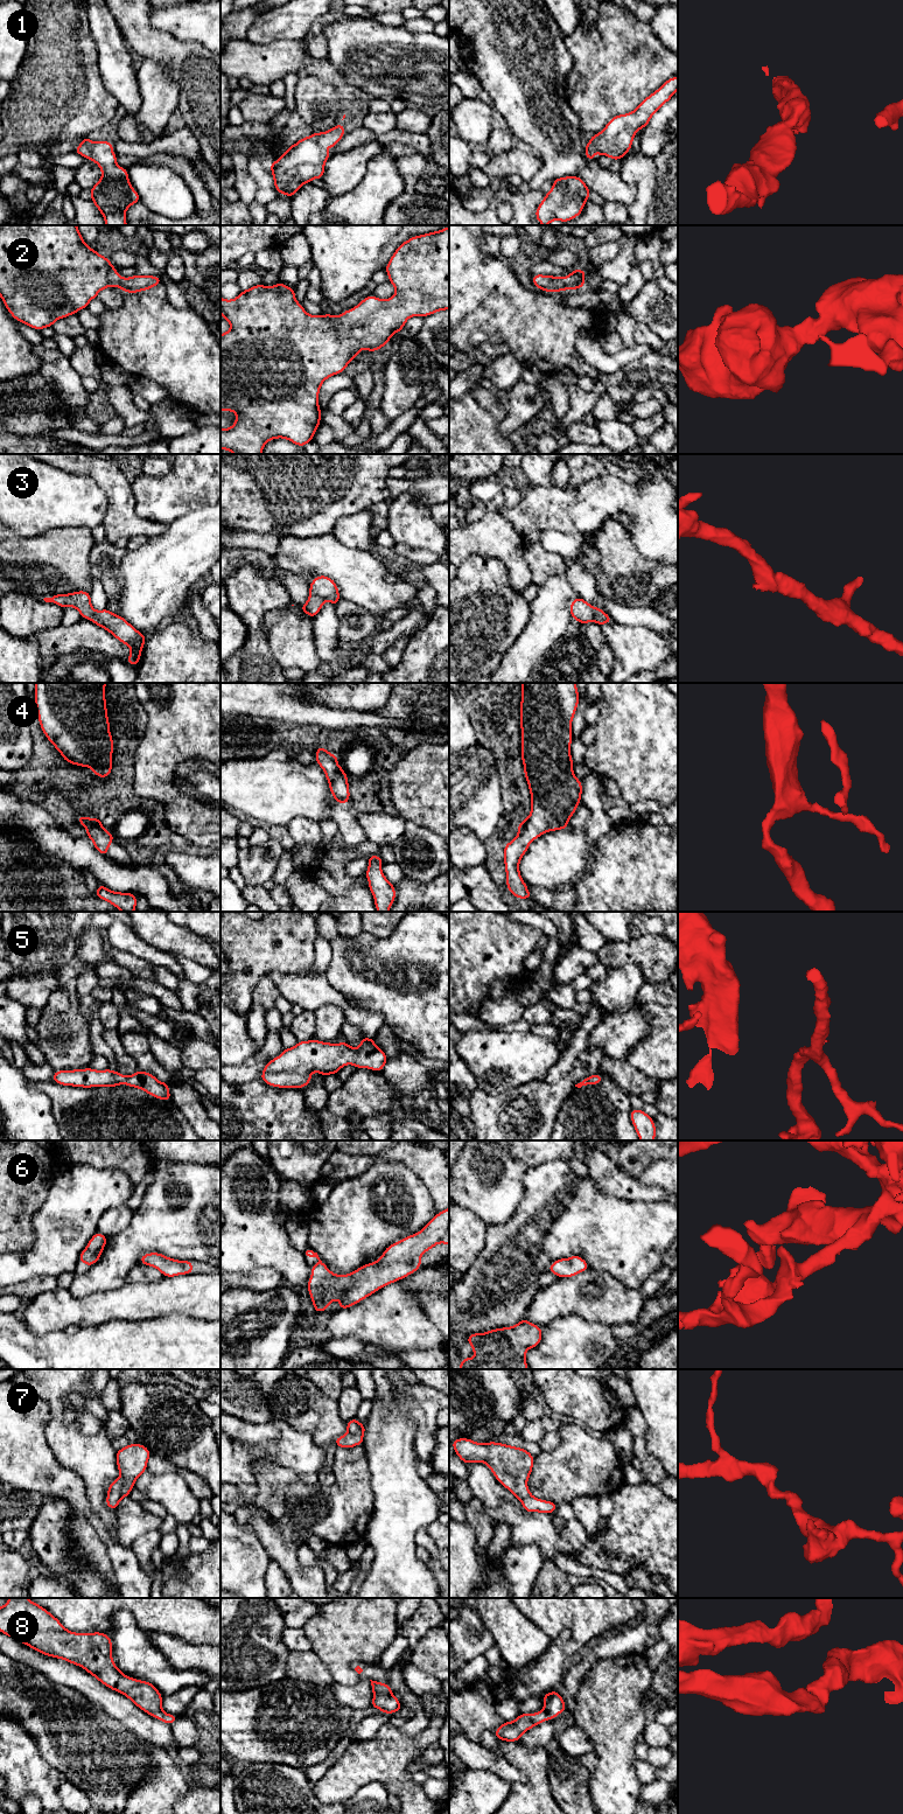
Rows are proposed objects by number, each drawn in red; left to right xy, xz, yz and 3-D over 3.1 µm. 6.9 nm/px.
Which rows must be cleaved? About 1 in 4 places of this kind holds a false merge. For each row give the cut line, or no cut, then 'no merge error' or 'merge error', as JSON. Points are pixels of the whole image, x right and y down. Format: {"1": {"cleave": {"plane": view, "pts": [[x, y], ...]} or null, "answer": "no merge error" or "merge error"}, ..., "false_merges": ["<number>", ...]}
{"1": {"cleave": null, "answer": "no merge error"}, "2": {"cleave": null, "answer": "no merge error"}, "3": {"cleave": null, "answer": "no merge error"}, "4": {"cleave": null, "answer": "no merge error"}, "5": {"cleave": null, "answer": "no merge error"}, "6": {"cleave": null, "answer": "no merge error"}, "7": {"cleave": null, "answer": "no merge error"}, "8": {"cleave": null, "answer": "no merge error"}, "false_merges": []}

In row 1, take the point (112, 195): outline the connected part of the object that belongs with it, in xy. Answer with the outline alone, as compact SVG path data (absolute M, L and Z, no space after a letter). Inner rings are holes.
M86 137L74 152L96 162L103 173L90 193L105 225L127 225L125 214L132 204L140 202L140 196L130 183L127 169L117 165L117 154L112 151L113 142L92 142Z

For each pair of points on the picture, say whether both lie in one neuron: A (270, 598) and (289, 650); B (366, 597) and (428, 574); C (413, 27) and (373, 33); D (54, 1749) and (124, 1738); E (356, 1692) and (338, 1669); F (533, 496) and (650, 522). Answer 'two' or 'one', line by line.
A: two
B: two
C: two
D: one
E: two
F: one

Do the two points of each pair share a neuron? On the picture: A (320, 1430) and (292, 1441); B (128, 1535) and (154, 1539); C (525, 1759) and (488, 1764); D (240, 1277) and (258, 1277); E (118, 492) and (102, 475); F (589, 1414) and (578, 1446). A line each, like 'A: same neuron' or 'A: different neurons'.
A: different neurons
B: different neurons
C: different neurons
D: same neuron
E: same neuron
F: different neurons

